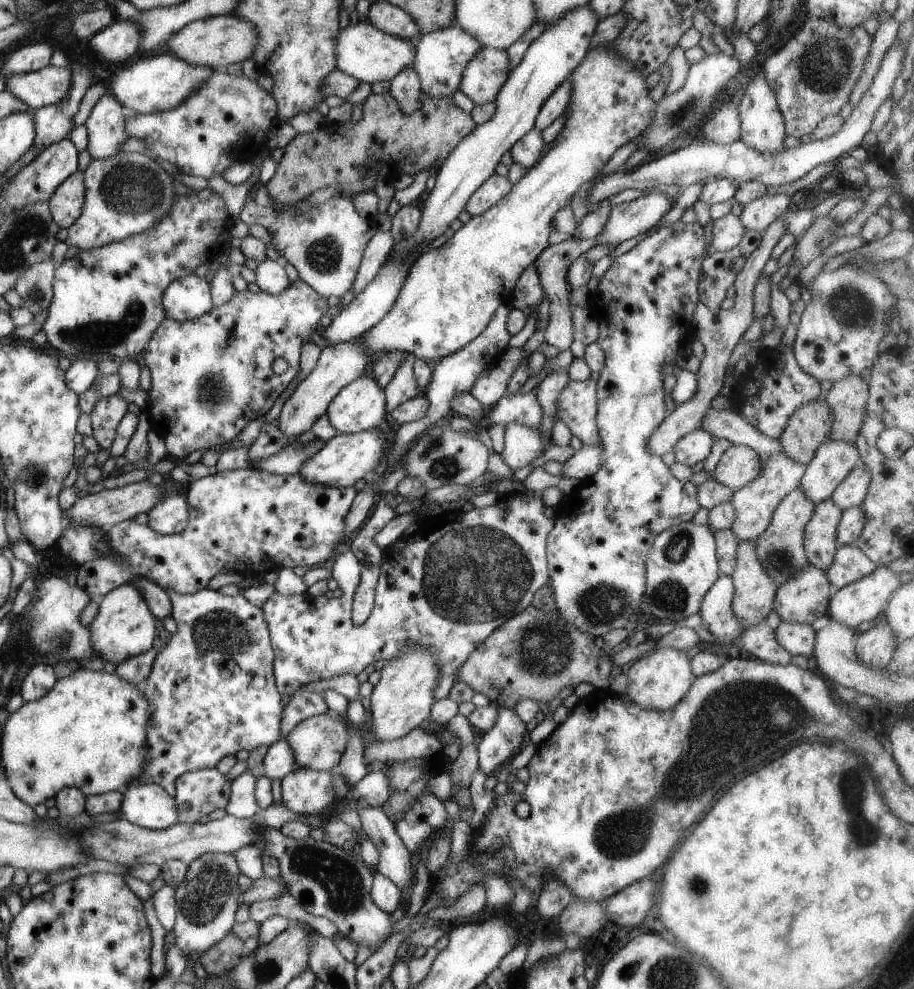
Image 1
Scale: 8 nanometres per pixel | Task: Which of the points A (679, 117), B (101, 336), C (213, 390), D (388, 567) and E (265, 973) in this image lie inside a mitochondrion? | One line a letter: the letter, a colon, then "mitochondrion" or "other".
A: mitochondrion
B: mitochondrion
C: mitochondrion
D: other
E: mitochondrion

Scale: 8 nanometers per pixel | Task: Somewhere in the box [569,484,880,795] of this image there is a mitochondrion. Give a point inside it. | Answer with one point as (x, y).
(601, 604)

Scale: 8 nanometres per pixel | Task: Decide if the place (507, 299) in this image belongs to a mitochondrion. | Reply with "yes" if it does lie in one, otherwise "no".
no

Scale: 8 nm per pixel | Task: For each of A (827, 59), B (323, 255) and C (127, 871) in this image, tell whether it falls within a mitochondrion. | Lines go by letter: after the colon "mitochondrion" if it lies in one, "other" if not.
A: mitochondrion
B: mitochondrion
C: other

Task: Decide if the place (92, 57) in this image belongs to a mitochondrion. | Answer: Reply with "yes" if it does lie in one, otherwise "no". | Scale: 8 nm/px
no

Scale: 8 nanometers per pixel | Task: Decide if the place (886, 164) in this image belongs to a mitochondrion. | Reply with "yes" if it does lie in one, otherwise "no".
no

